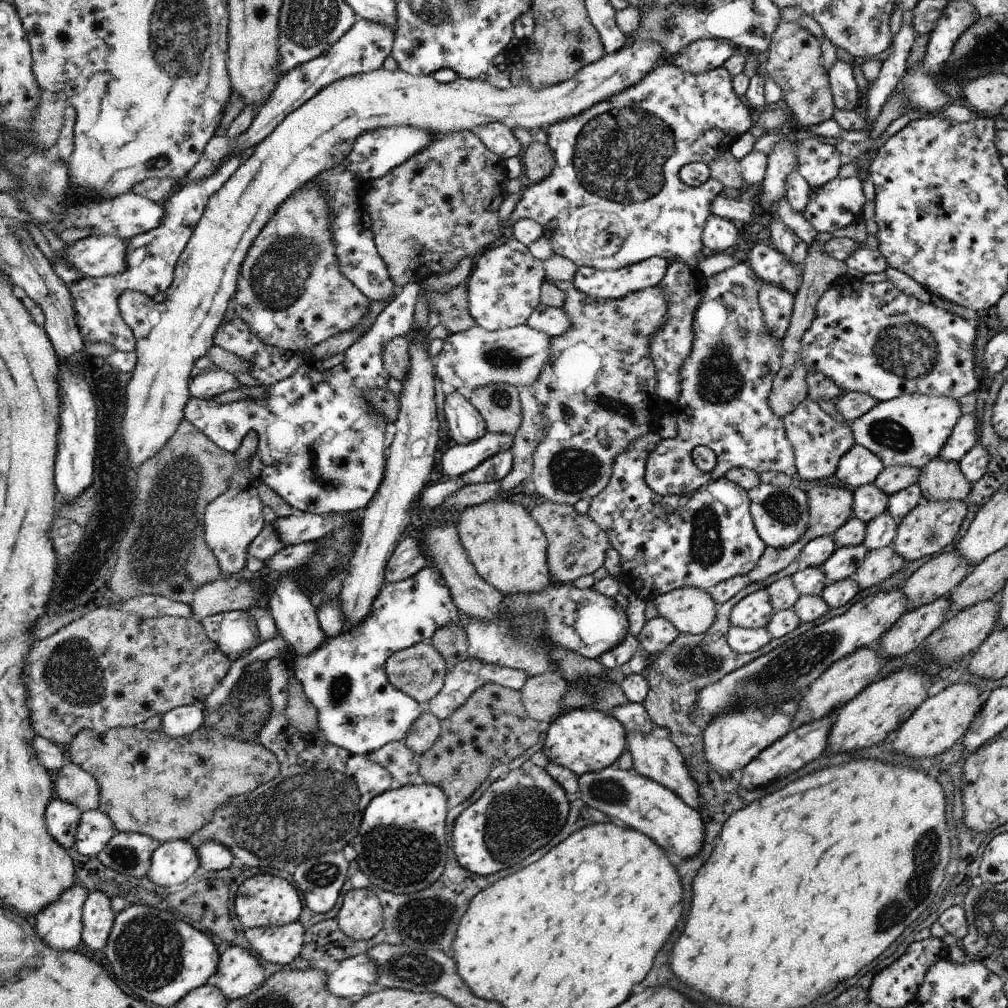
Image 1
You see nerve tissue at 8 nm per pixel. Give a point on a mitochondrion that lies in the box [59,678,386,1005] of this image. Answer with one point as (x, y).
(255, 825)

